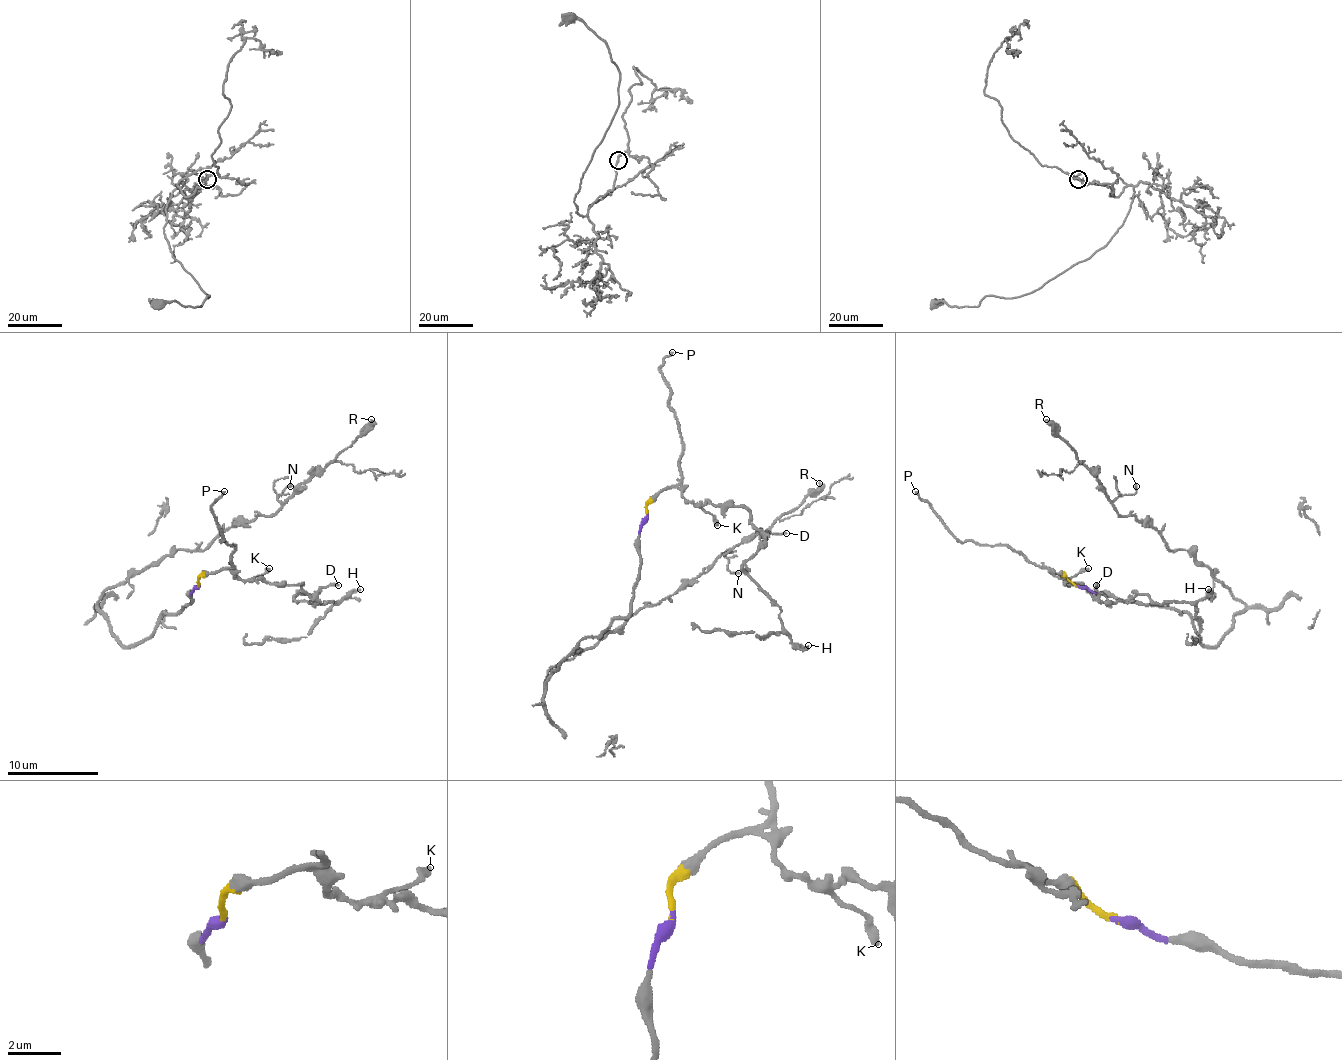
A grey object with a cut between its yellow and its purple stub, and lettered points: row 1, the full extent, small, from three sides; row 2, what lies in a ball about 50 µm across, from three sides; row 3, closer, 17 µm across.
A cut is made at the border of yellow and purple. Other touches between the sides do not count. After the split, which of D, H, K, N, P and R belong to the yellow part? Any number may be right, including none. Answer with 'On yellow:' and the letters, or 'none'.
On yellow: D, H, K, P

